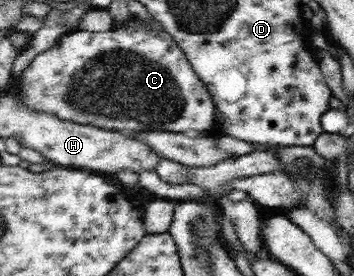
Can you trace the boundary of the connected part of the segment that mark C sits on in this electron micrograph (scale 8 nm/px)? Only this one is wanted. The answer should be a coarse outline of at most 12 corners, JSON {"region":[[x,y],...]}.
{"region":[[160,21],[66,32],[18,107],[126,136],[209,134],[216,103]]}

